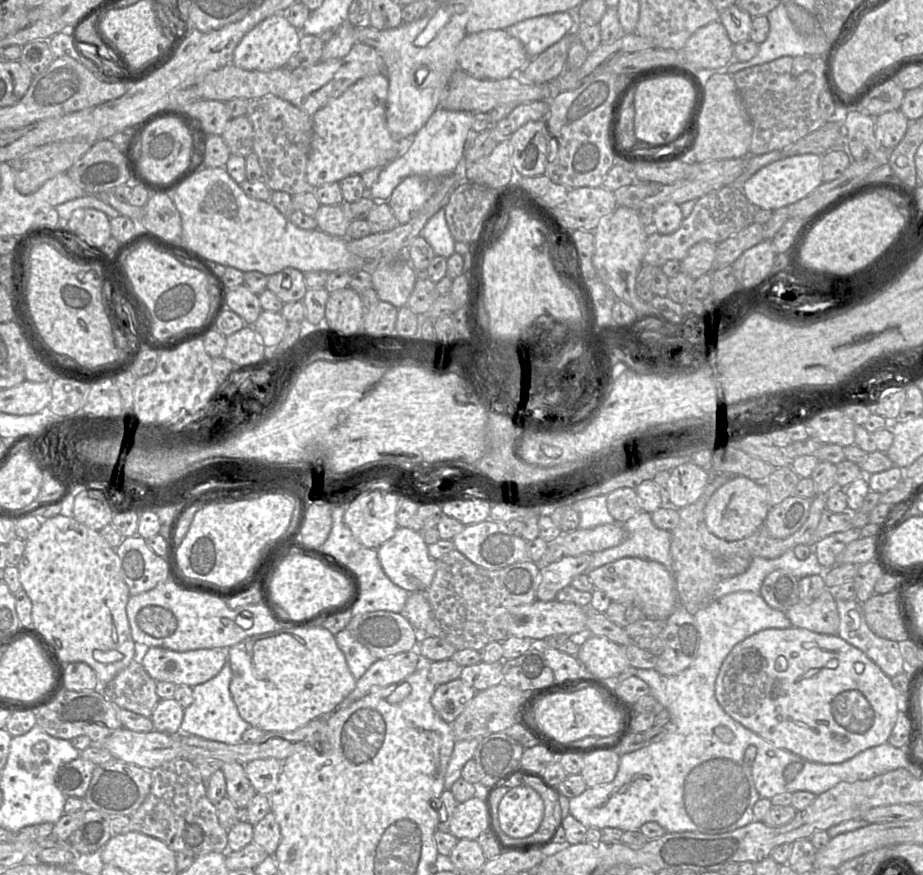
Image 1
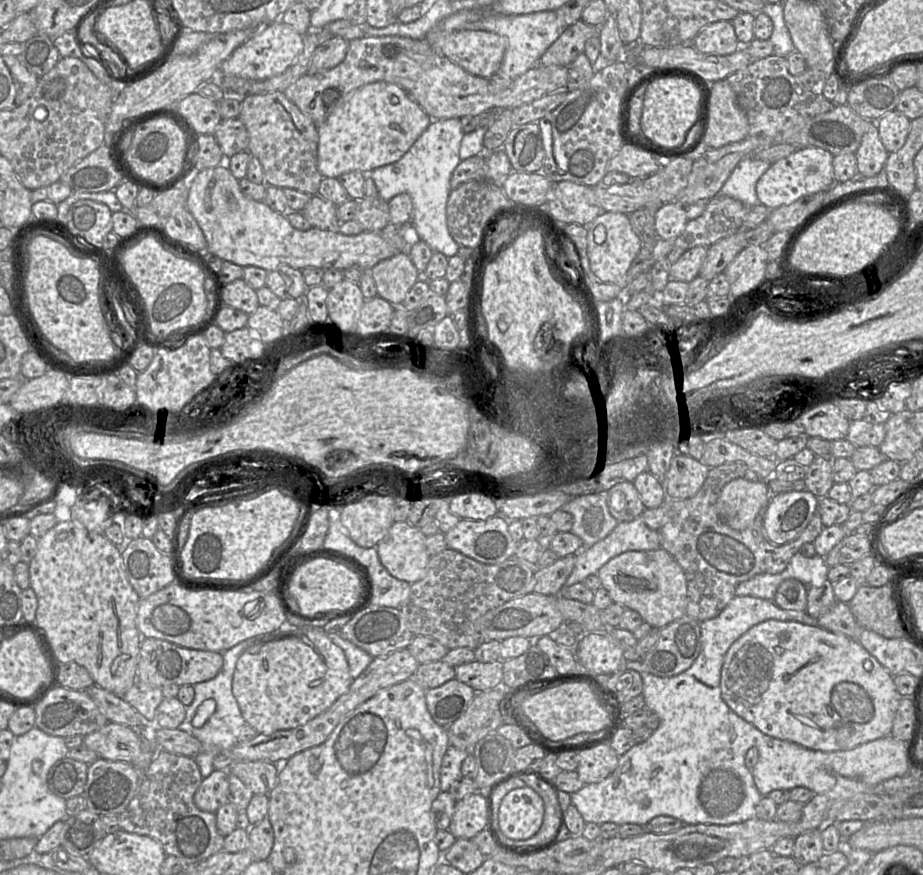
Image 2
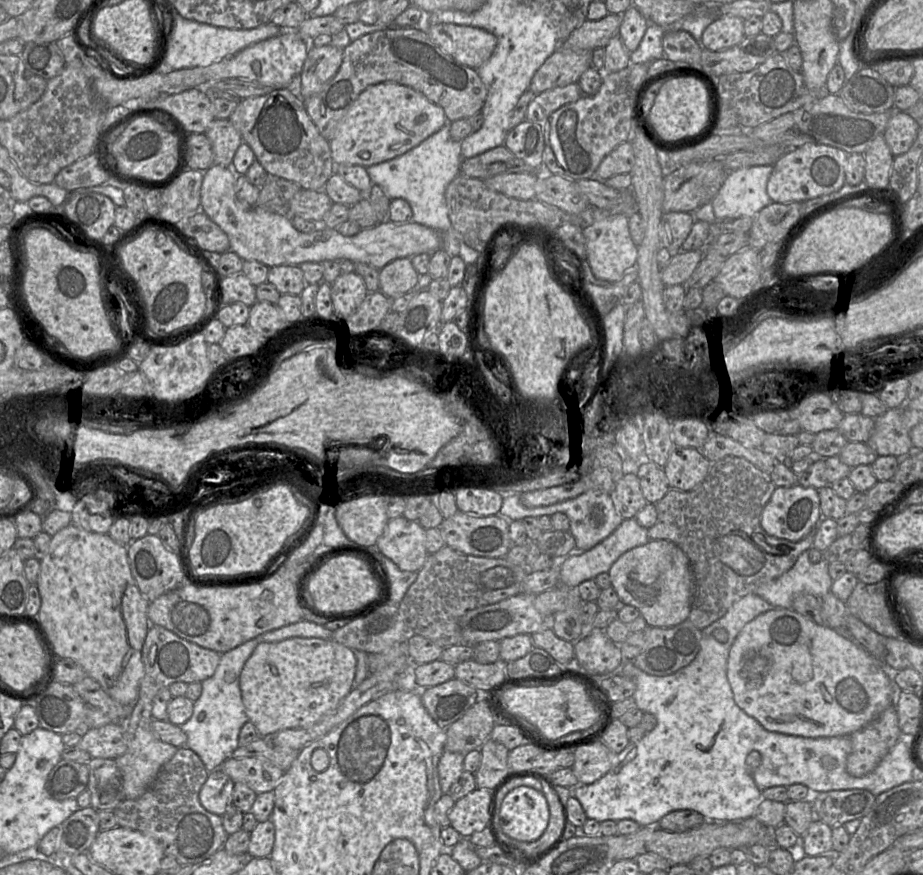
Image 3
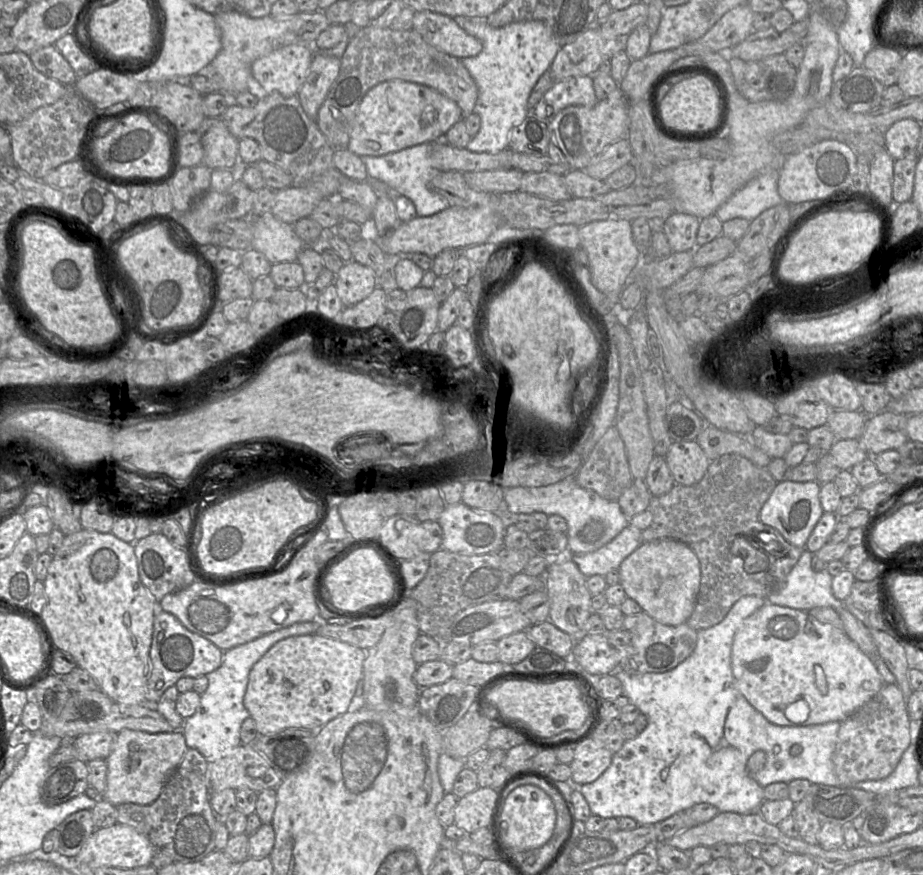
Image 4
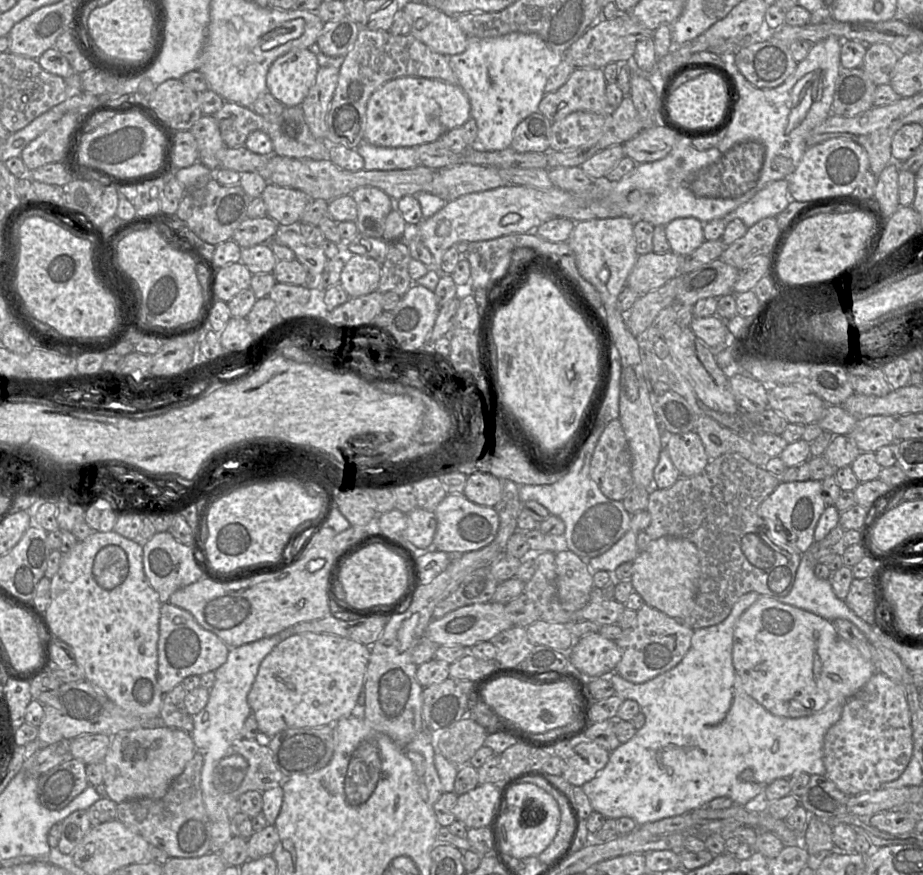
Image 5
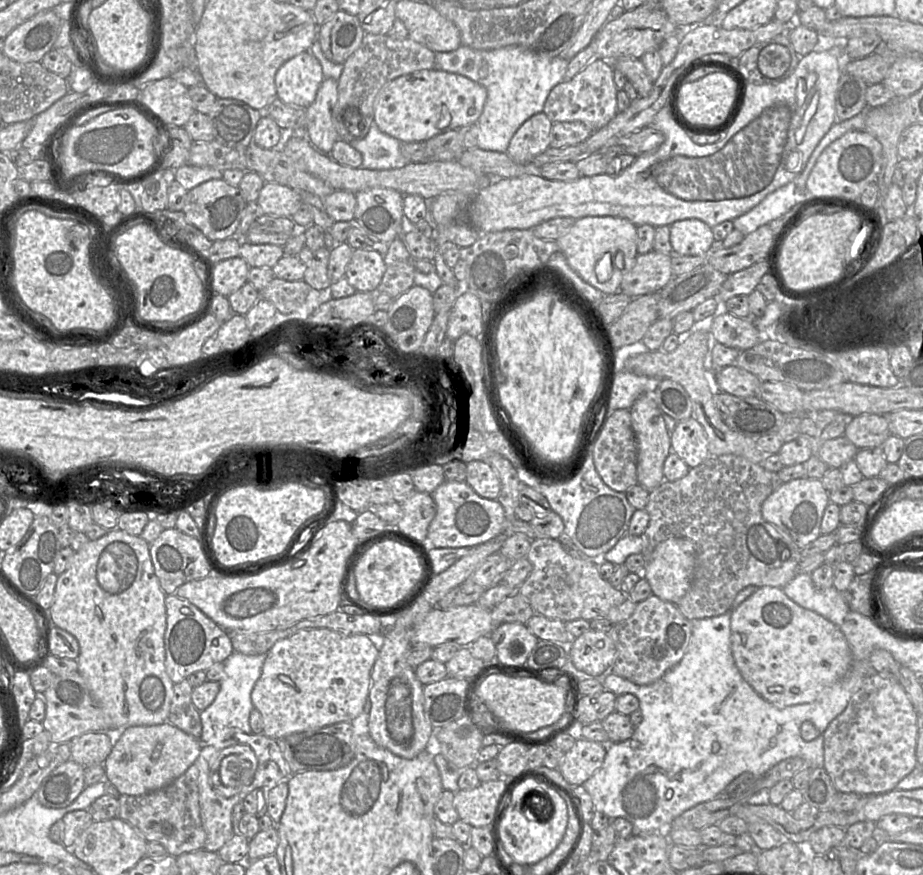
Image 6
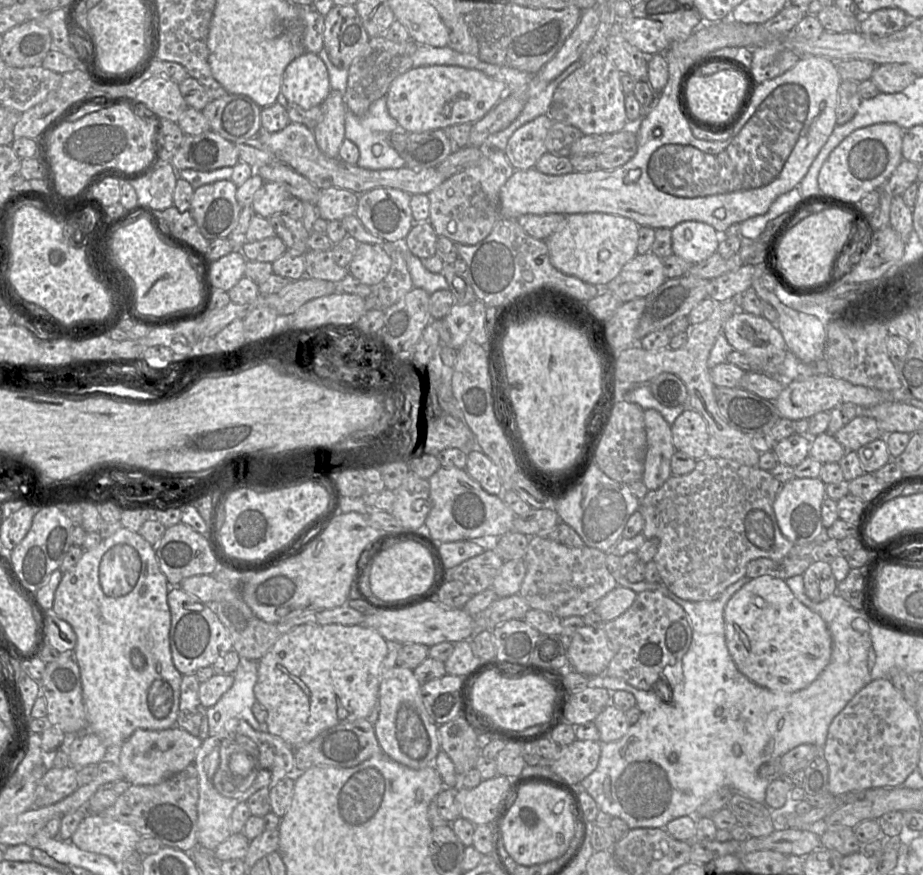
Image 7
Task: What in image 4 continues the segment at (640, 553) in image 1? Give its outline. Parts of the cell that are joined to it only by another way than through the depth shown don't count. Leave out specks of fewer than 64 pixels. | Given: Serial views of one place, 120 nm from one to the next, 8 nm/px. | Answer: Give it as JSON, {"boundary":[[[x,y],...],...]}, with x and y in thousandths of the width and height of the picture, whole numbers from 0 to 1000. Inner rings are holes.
{"boundary":[[[683,598],[660,621],[635,633],[622,633],[620,641],[637,661],[642,657],[657,658],[694,623],[696,607]]]}

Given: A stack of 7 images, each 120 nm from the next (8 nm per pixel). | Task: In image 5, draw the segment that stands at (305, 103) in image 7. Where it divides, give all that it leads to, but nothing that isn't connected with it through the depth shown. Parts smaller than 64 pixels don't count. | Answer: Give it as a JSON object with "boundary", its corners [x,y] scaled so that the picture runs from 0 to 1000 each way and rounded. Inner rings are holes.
{"boundary":[[[317,55],[293,74],[290,105],[309,122],[326,121],[340,97],[346,73],[335,55]]]}

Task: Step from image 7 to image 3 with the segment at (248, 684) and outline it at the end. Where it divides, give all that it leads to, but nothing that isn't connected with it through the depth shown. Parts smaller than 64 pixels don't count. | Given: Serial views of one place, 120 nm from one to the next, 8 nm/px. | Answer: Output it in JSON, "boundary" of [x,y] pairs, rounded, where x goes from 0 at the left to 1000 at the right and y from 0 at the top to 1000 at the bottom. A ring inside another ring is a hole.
{"boundary":[[[328,707],[290,721],[241,747],[232,771],[218,779],[219,791],[209,805],[209,815],[195,831],[203,841],[202,854],[217,865],[226,882],[236,879],[259,854],[260,834],[269,824],[259,784],[259,774],[267,755],[281,736],[302,734],[313,729],[361,730],[361,721],[353,719],[351,714]]]}

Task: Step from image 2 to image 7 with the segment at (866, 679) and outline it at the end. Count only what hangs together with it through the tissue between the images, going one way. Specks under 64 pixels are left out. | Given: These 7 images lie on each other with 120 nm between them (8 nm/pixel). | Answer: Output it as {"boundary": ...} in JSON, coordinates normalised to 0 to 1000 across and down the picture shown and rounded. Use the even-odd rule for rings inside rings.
{"boundary":[[[814,662],[788,688],[784,711],[787,737],[800,766],[834,790],[860,792],[872,787],[899,755],[901,729],[895,712],[860,681],[848,662]]]}

